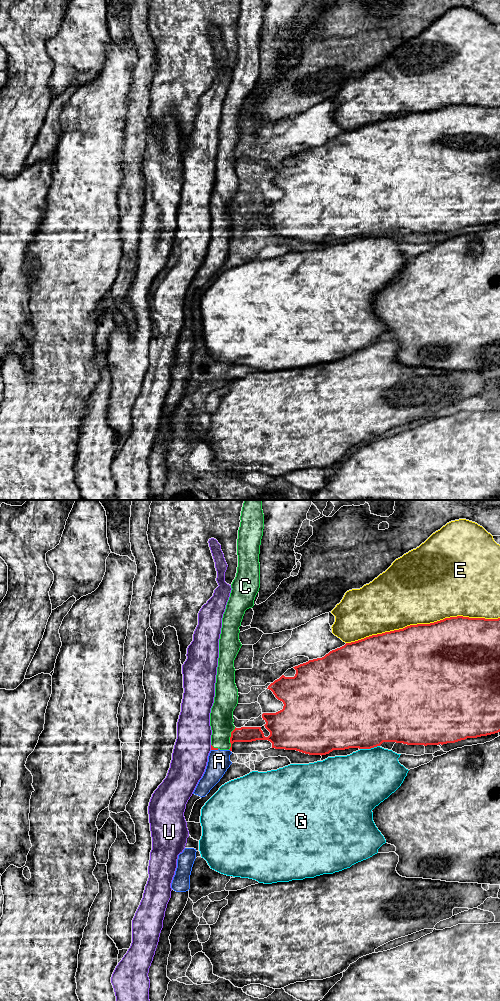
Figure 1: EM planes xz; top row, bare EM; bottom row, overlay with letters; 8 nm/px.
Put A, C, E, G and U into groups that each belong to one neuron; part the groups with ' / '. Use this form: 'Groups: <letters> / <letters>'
Groups: A C / E / G / U

